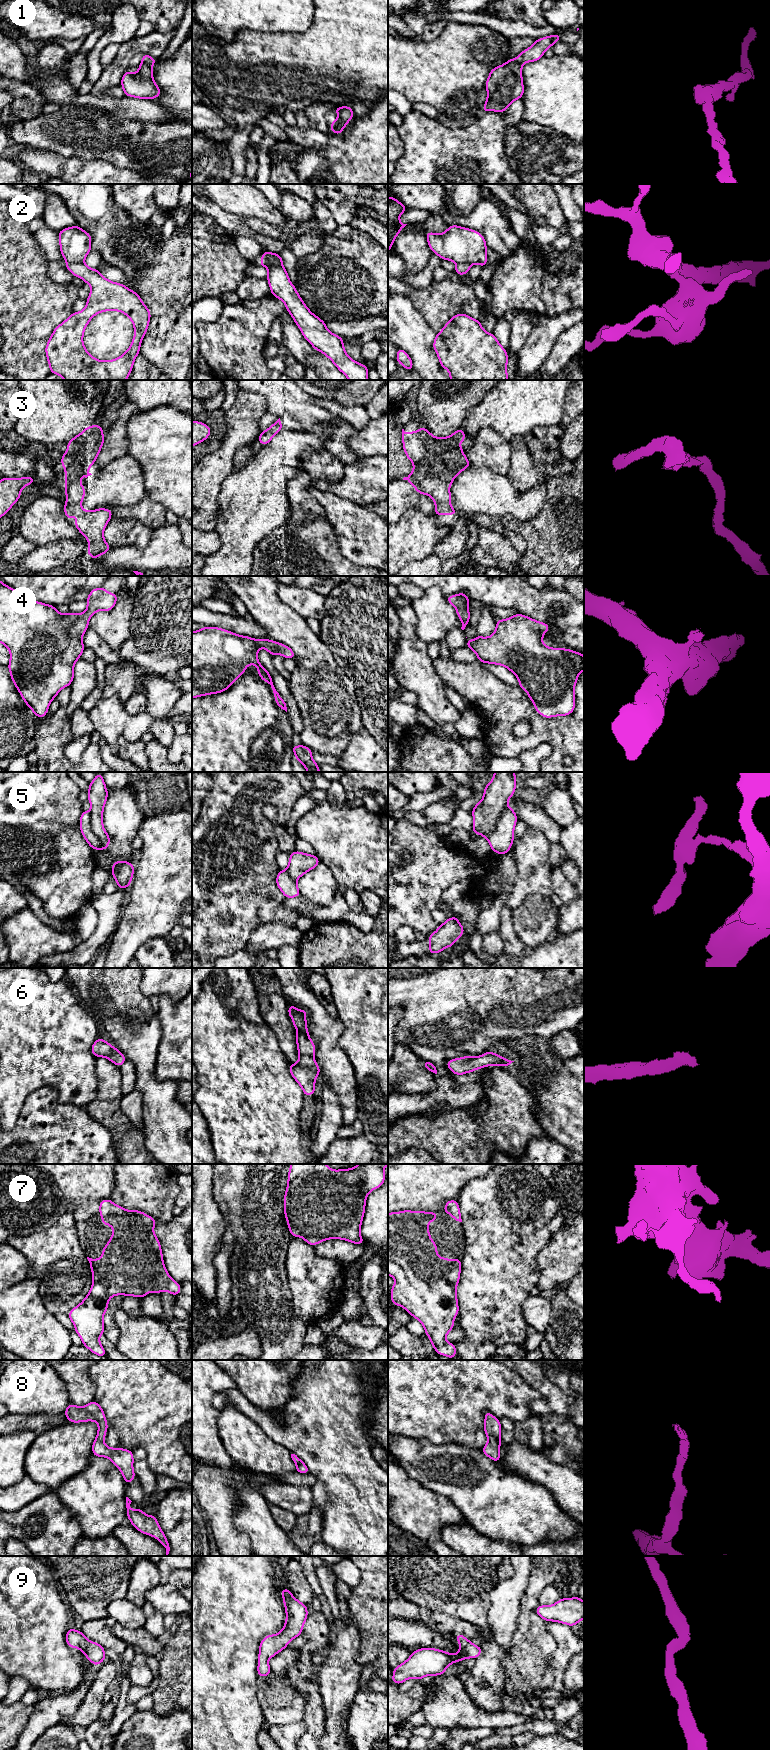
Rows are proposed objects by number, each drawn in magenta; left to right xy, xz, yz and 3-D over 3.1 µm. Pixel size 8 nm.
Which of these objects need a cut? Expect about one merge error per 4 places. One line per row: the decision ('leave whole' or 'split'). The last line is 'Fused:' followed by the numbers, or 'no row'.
1: leave whole
2: split
3: leave whole
4: leave whole
5: split
6: leave whole
7: leave whole
8: leave whole
9: leave whole
Fused: 2, 5

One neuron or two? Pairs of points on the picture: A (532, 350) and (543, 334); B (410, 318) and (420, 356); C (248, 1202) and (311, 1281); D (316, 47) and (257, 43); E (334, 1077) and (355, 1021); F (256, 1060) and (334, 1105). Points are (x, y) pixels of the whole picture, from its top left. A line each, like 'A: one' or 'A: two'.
A: one
B: one
C: two
D: one
E: two
F: two

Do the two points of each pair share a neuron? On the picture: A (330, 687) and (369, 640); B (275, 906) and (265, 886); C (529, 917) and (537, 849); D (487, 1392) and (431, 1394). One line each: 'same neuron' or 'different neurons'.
A: different neurons
B: same neuron
C: different neurons
D: same neuron

